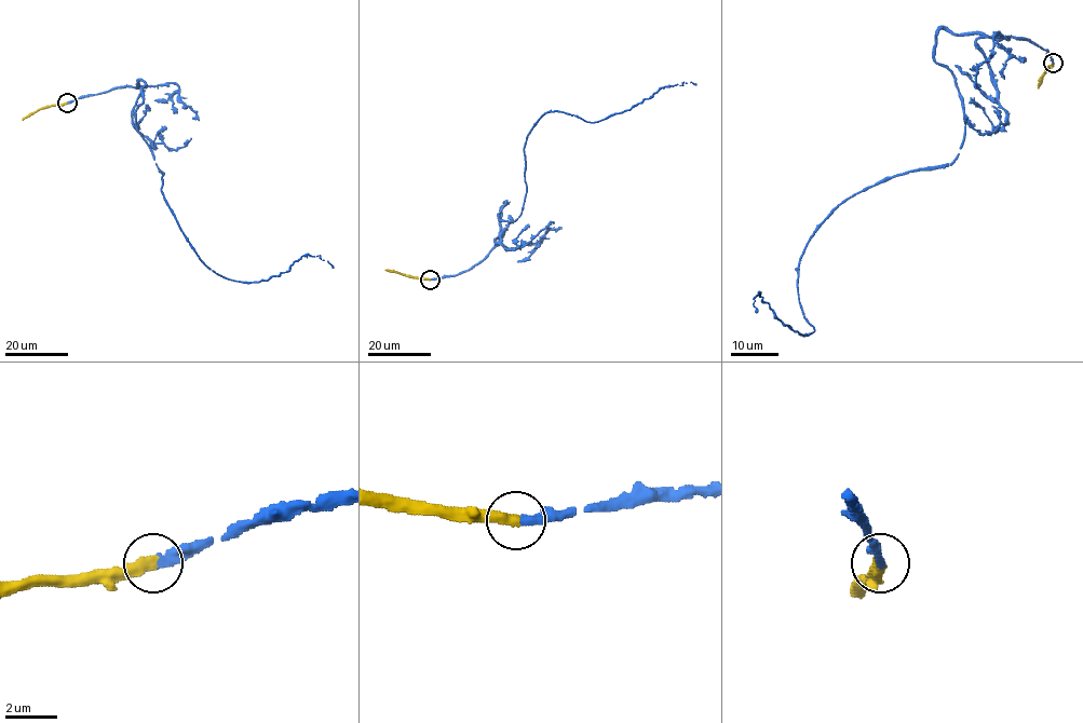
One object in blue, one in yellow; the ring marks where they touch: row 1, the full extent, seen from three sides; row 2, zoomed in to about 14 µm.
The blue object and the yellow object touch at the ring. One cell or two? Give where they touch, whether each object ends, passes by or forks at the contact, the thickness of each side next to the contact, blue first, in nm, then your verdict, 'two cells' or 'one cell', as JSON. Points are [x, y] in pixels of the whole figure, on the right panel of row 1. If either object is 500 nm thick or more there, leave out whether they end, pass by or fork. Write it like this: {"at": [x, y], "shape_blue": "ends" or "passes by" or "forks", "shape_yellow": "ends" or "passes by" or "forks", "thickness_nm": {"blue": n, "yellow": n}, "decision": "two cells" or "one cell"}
{"at": [1053, 63], "shape_blue": "ends", "shape_yellow": "ends", "thickness_nm": {"blue": 360, "yellow": 440}, "decision": "one cell"}

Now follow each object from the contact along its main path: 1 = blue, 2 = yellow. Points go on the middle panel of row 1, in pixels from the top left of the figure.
1: (430, 280), (481, 261), (505, 201), (499, 218), (518, 217), (525, 141), (543, 116), (599, 121), (695, 85)
2: (430, 280), (386, 269)

